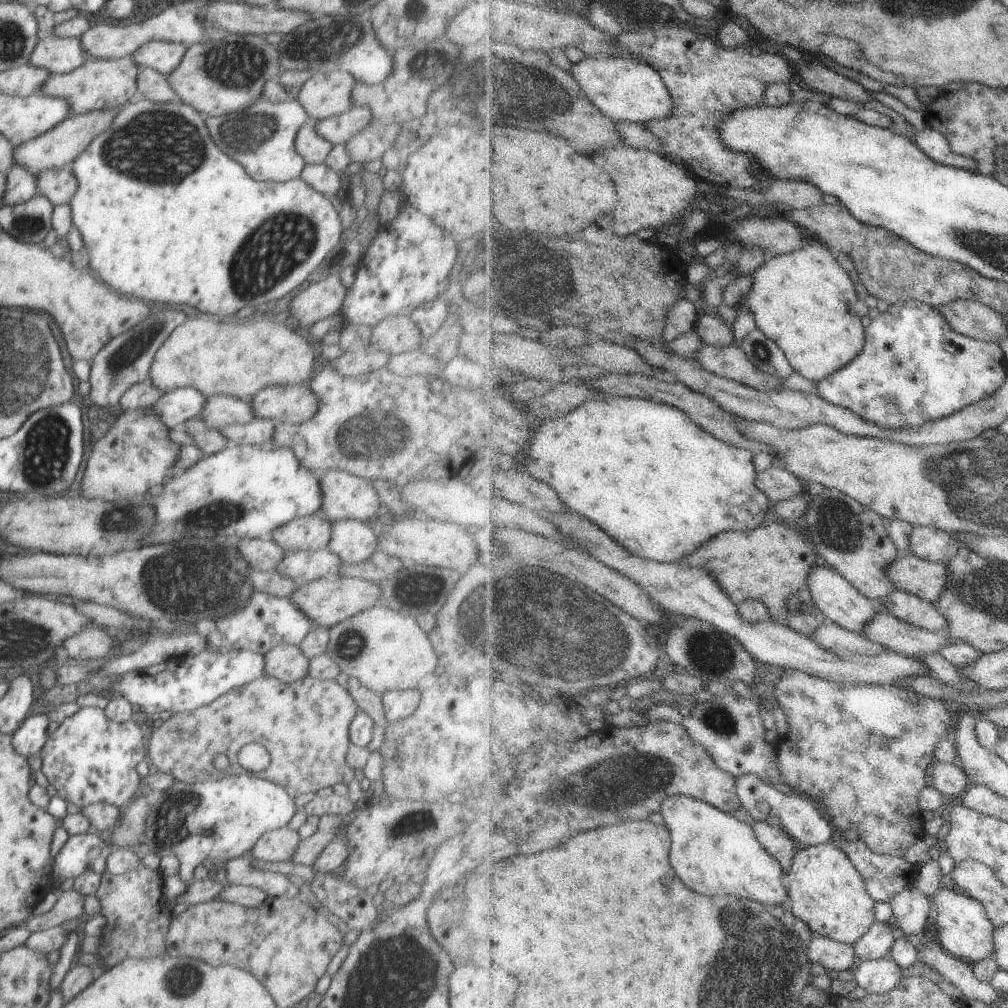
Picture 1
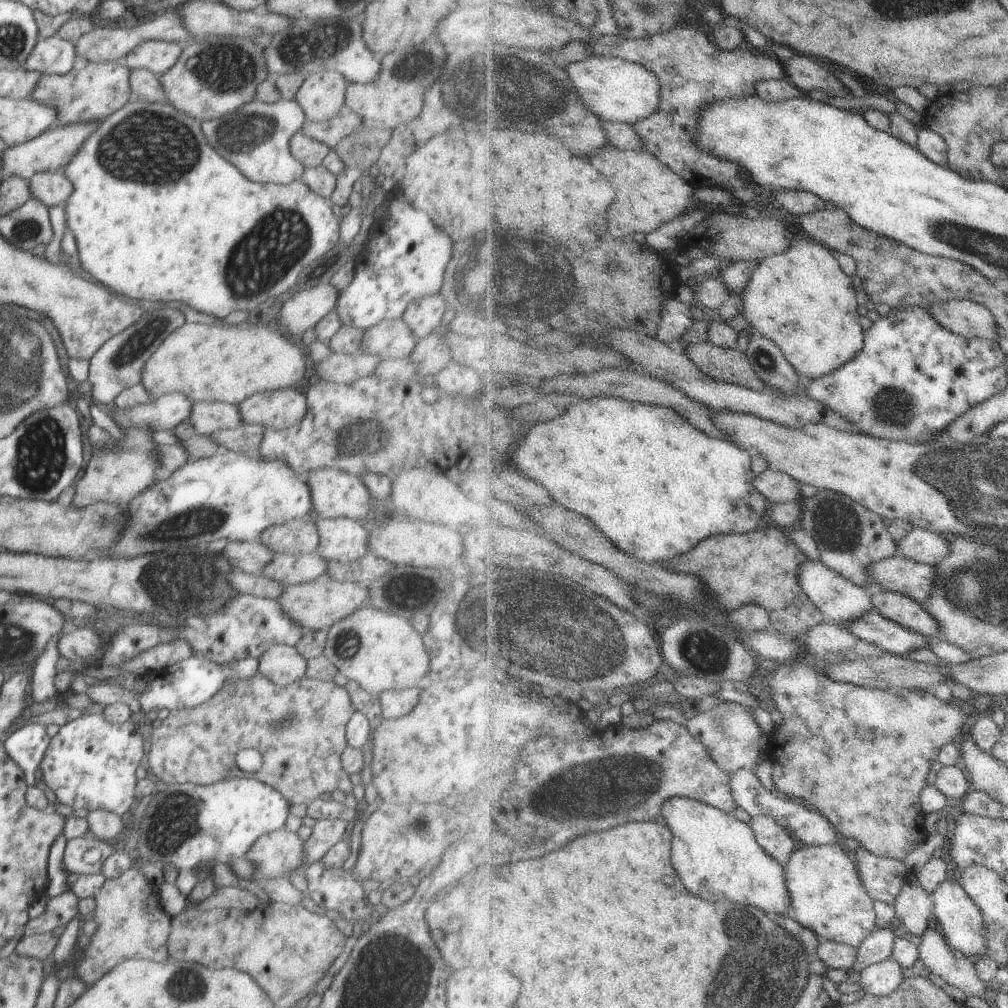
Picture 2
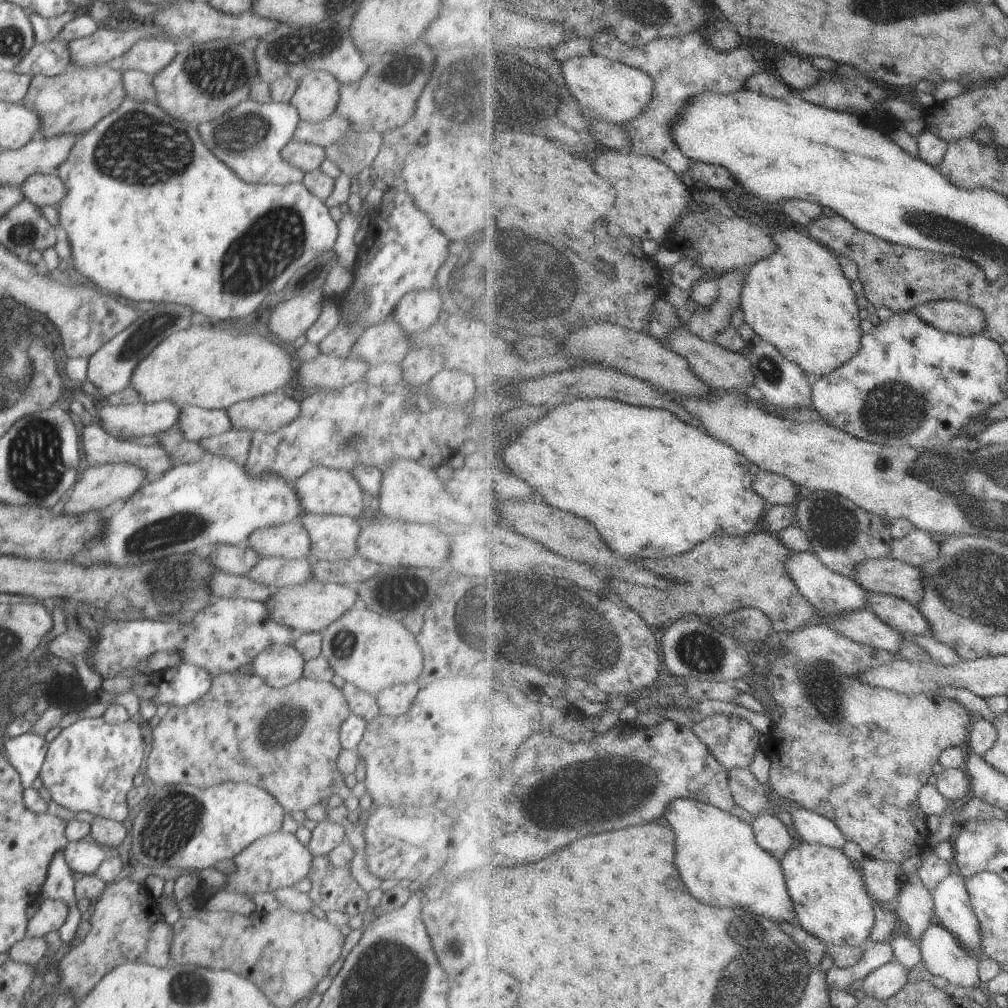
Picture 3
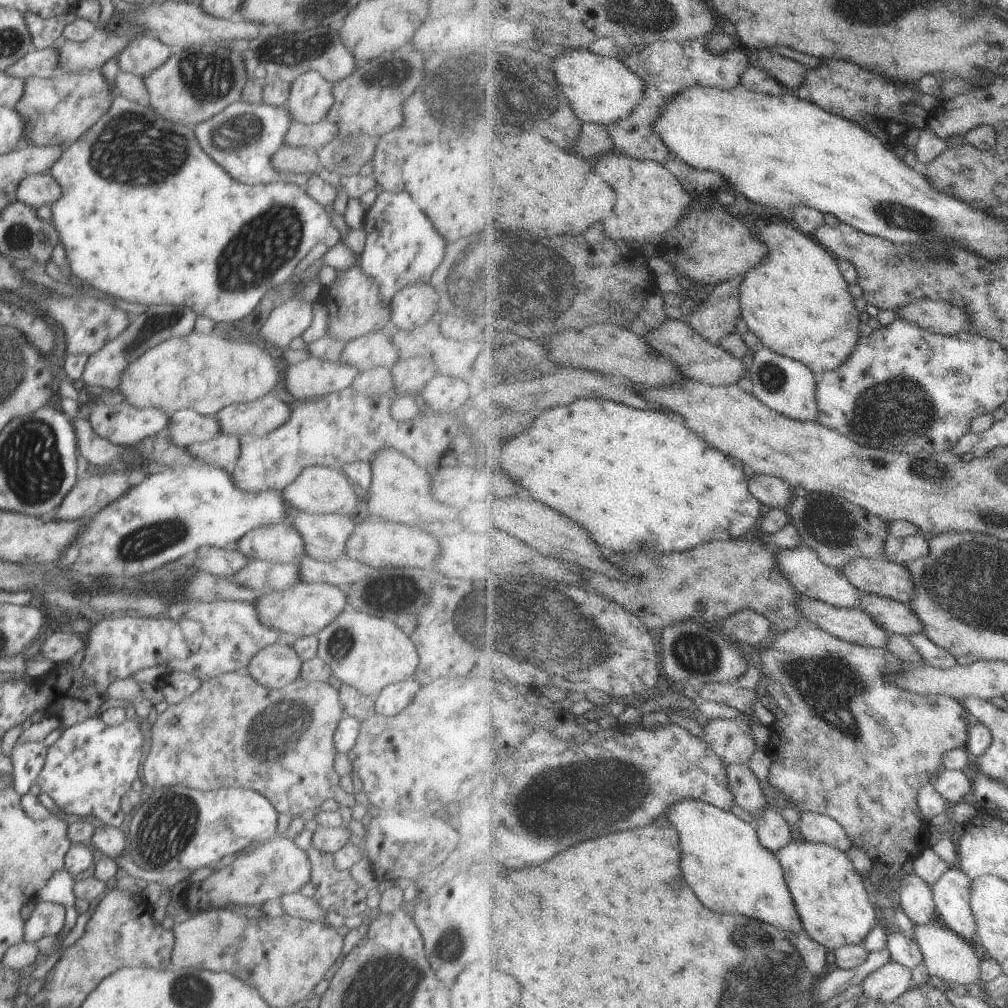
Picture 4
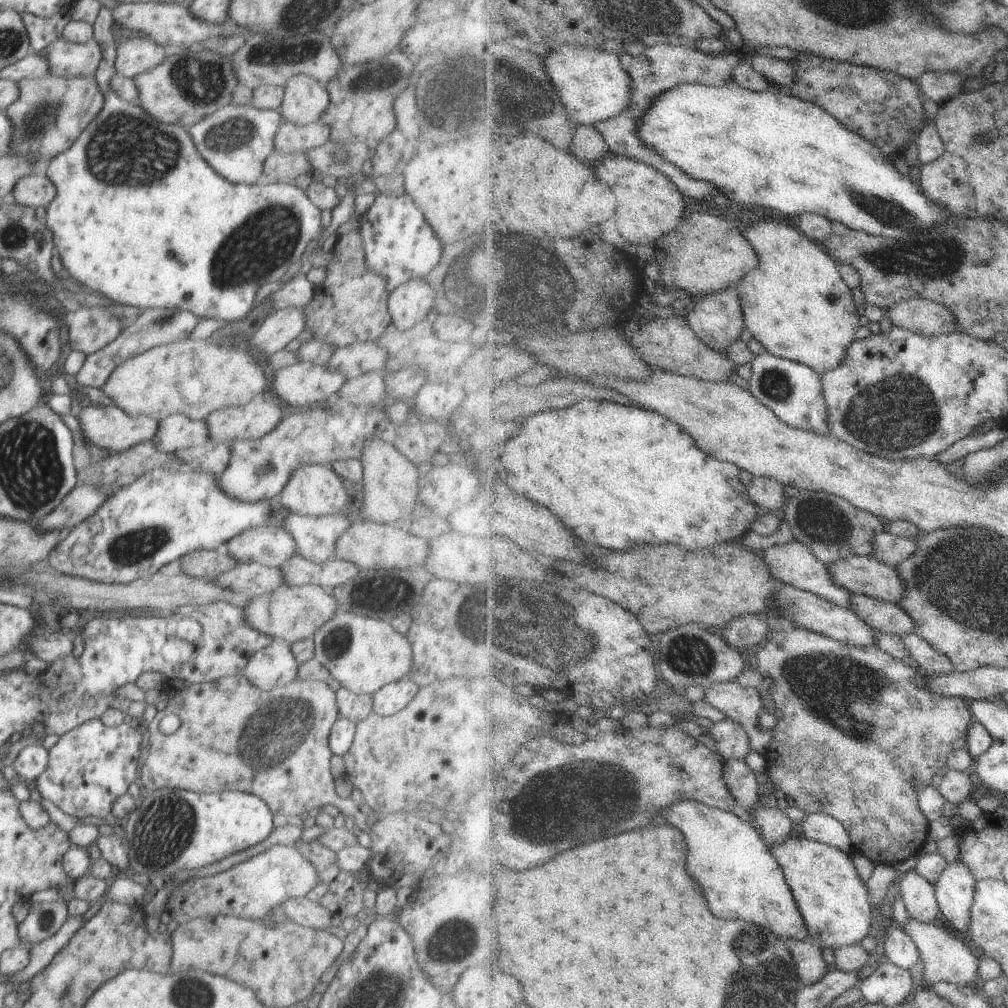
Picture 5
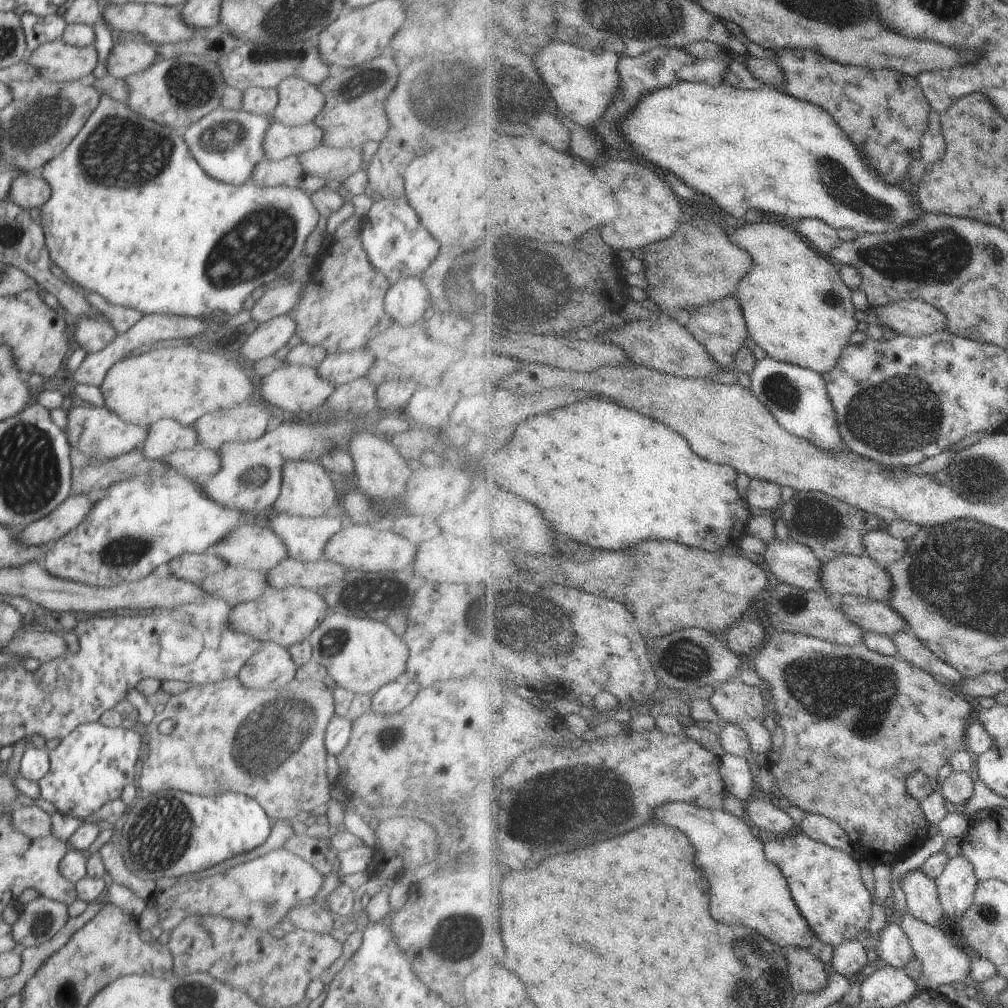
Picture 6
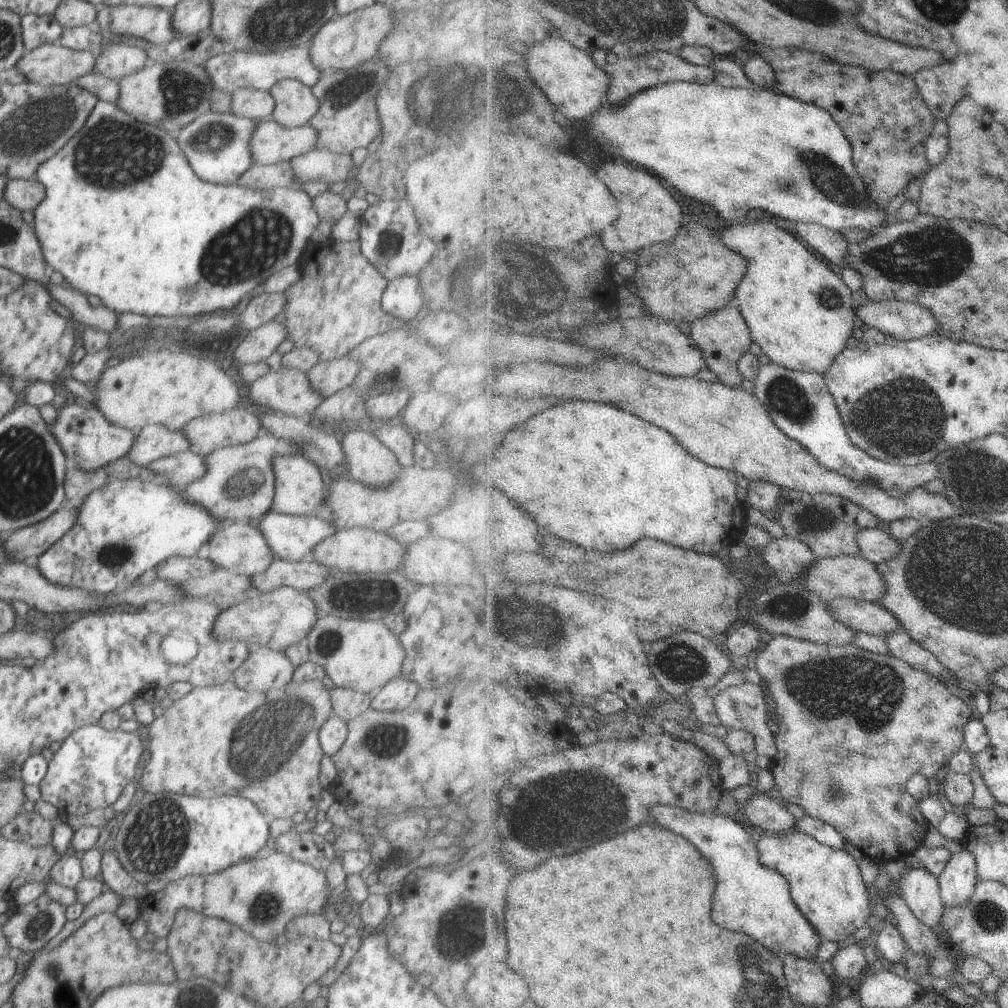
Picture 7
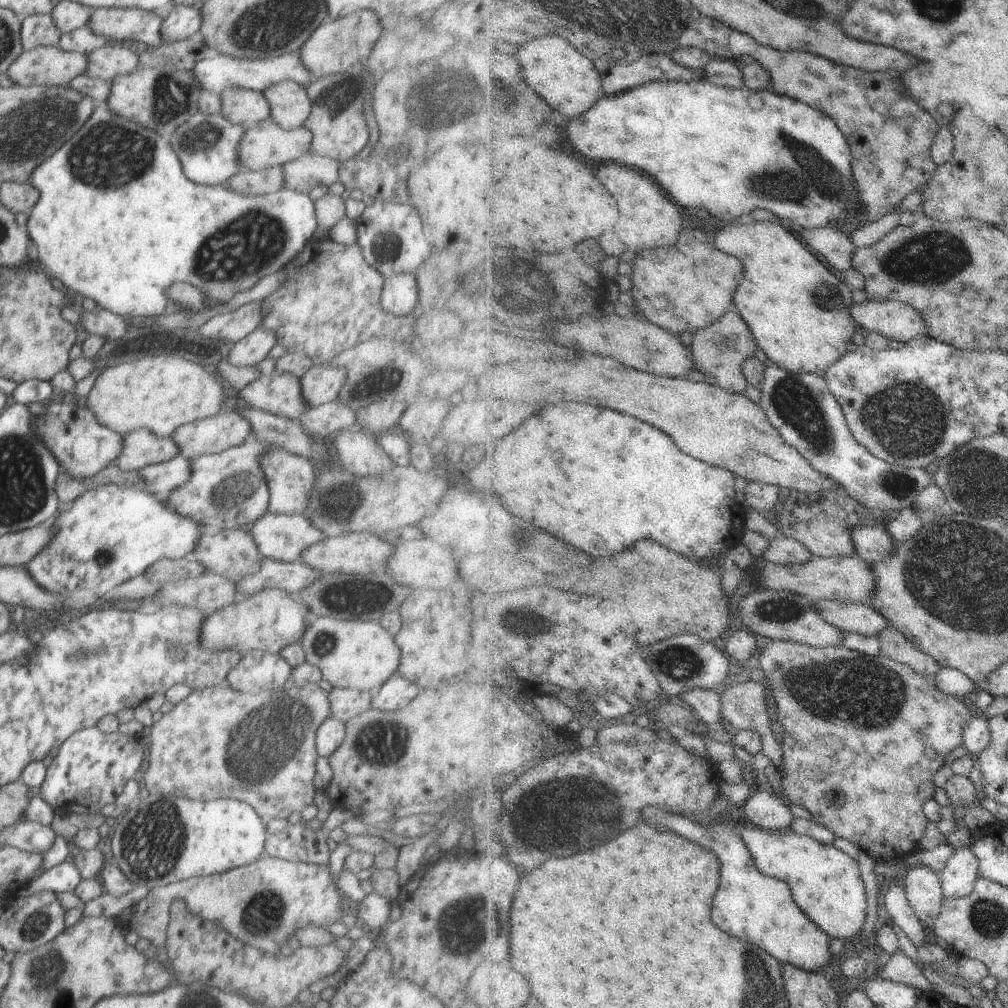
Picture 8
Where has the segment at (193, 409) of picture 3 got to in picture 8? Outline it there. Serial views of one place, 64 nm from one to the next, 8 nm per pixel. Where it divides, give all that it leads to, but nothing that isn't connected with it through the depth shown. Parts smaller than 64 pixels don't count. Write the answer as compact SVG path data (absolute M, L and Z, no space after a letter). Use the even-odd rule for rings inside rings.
M150 428L133 431L124 435L124 446L112 463L109 477L119 478L129 471L144 469L150 464L165 462L180 455L178 444L174 444L172 436L160 438L152 434Z

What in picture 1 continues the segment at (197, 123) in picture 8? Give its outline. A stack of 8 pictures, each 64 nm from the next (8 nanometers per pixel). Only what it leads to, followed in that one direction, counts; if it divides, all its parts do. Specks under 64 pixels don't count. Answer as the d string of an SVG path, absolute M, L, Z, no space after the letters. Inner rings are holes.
M259 98L252 106L236 111L234 116L216 116L216 120L208 120L208 134L220 148L232 156L232 160L240 160L248 176L254 180L272 180L285 183L300 178L305 167L304 159L296 152L295 138L302 124L310 120L304 107L296 98L273 103L268 98Z

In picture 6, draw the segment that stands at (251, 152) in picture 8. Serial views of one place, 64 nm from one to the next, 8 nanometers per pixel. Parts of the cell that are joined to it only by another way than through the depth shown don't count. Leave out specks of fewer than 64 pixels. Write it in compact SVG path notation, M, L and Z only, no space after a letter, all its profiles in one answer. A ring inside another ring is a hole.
M273 120L266 132L264 154L268 160L299 156L321 146L322 138L324 138L322 128L314 122L292 127Z

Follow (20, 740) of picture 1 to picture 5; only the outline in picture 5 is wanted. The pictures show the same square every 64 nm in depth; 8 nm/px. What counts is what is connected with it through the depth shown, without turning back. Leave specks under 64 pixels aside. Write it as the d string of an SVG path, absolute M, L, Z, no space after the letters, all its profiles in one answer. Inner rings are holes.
M32 744L23 748L14 764L13 769L17 772L20 780L12 786L11 792L21 803L30 800L30 792L26 788L26 782L36 780L45 770L49 763L49 752L42 744Z

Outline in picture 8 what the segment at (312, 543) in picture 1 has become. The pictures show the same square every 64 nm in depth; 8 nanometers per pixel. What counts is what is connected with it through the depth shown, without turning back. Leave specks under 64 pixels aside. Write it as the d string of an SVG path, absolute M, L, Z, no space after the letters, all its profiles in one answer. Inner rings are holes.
M228 528L224 532L213 534L204 532L192 554L196 561L200 562L202 568L206 566L207 572L214 571L215 574L222 574L226 578L236 580L260 572L260 564L262 564L263 559L252 534L250 534L250 528Z

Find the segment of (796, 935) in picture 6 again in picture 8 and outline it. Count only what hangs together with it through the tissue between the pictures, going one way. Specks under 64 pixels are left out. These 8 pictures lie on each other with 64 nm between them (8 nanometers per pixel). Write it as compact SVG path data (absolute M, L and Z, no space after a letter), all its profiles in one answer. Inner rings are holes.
M650 806L644 810L644 821L665 830L678 832L681 836L714 850L724 868L720 900L716 900L716 926L724 928L728 934L752 942L776 956L786 966L796 964L808 972L823 972L834 960L832 936L822 930L814 920L796 903L791 885L776 876L758 870L750 844L744 842L738 827L718 822L712 827L704 827L694 816L667 812L662 808Z

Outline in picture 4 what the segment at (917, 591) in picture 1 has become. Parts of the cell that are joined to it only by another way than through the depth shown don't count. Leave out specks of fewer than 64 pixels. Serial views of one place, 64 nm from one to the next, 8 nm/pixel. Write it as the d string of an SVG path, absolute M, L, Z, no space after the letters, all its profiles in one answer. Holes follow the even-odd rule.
M880 556L851 560L842 573L865 594L874 593L901 603L910 603L917 595L911 570Z

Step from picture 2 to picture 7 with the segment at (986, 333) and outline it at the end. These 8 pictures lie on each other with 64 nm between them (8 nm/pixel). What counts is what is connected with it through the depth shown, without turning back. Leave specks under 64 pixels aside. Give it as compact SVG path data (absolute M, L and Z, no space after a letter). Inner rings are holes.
M892 300L868 303L857 310L863 323L897 340L915 340L932 335L941 329L930 308L918 302Z

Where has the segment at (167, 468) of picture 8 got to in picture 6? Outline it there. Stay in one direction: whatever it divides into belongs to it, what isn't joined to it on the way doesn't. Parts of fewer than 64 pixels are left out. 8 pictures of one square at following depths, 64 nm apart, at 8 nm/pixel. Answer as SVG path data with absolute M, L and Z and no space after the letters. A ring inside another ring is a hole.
M181 449L162 459L177 474L182 474L196 482L204 481L214 476L218 467L217 450L210 449Z

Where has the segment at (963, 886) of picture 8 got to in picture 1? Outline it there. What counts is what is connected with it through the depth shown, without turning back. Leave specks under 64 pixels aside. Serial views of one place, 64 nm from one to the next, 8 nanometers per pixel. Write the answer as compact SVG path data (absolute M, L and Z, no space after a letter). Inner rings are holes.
M948 880L933 894L932 902L937 912L935 936L944 950L974 963L992 956L995 930L982 903L958 890Z

